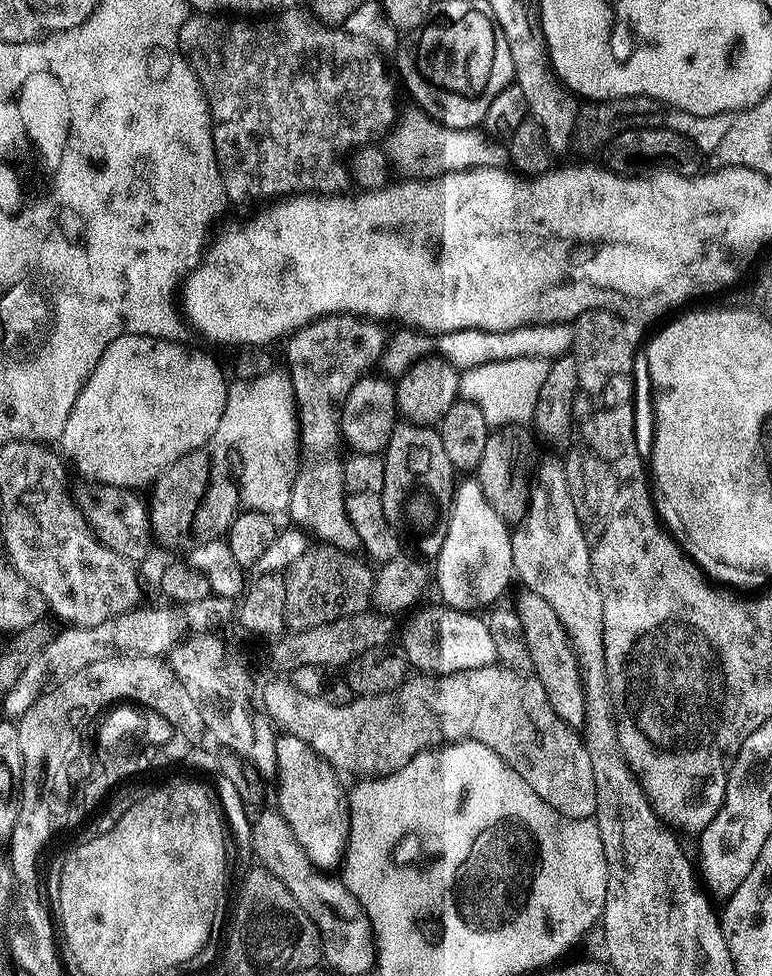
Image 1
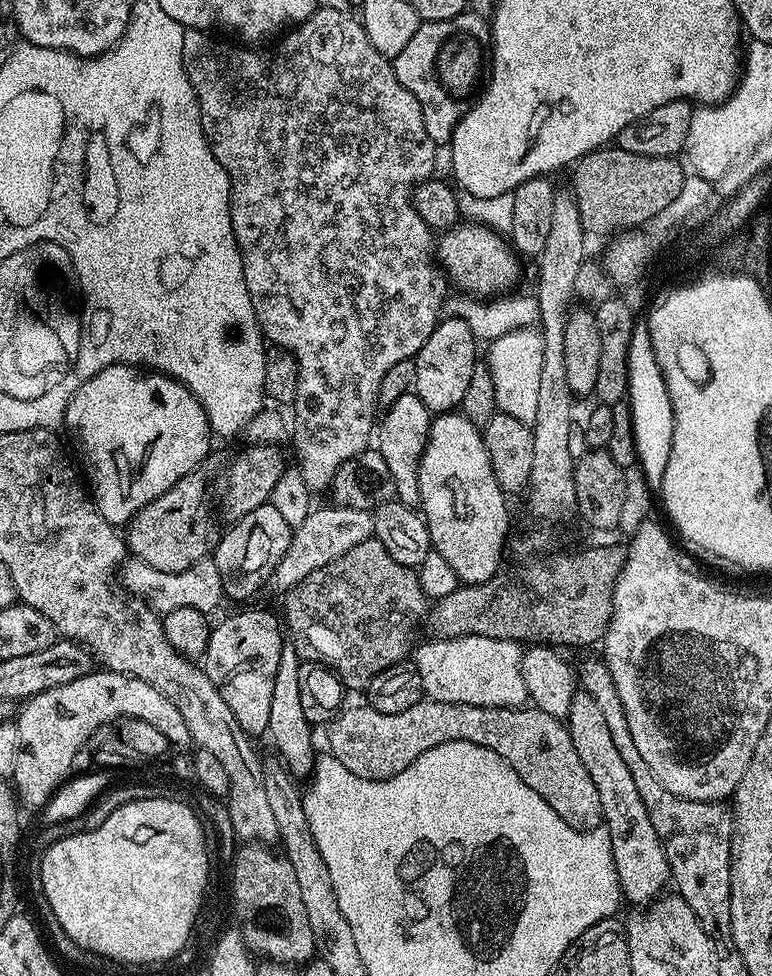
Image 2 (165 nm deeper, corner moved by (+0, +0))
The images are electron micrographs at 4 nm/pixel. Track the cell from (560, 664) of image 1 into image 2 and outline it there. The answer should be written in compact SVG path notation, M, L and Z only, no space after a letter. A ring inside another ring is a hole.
M578 690L574 694L566 727L574 742L574 750L578 750L578 758L582 758L582 766L586 766L586 774L590 774L594 787L598 789L598 802L602 802L604 815L602 824L610 834L614 879L620 884L623 899L636 904L632 906L647 906L667 889L664 887L669 887L670 873L654 822L650 822L650 814L646 814L646 802L642 802L642 794L638 794L634 786L634 777L630 775L626 761L614 747L606 717L588 692Z

